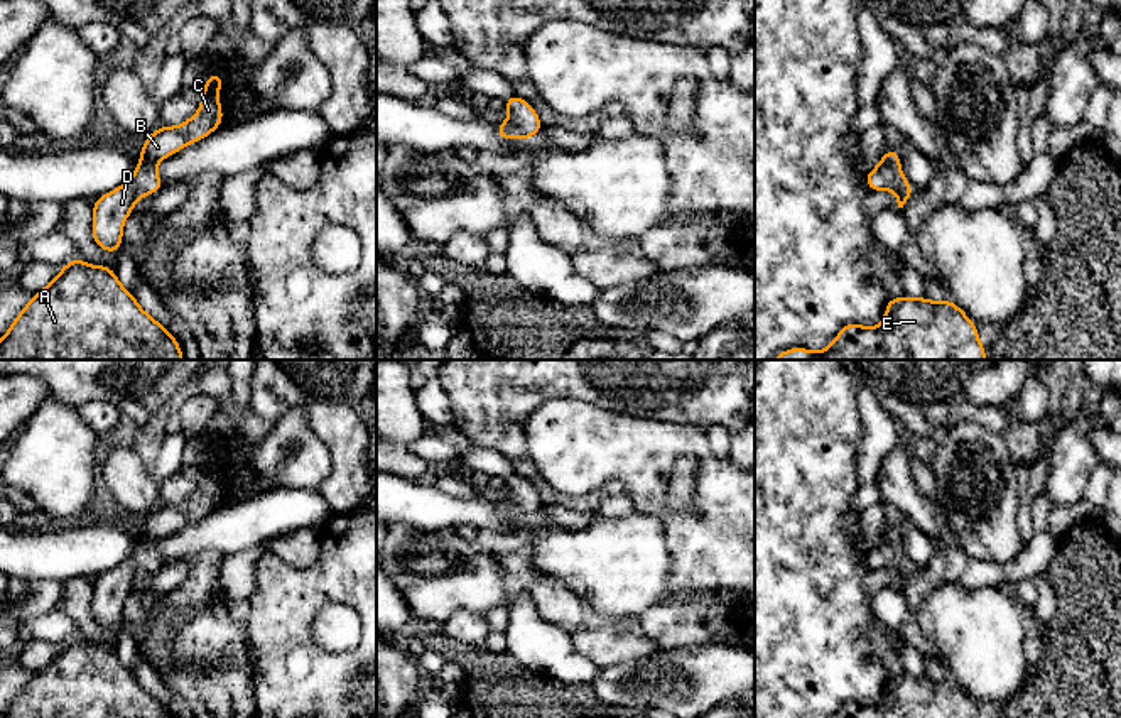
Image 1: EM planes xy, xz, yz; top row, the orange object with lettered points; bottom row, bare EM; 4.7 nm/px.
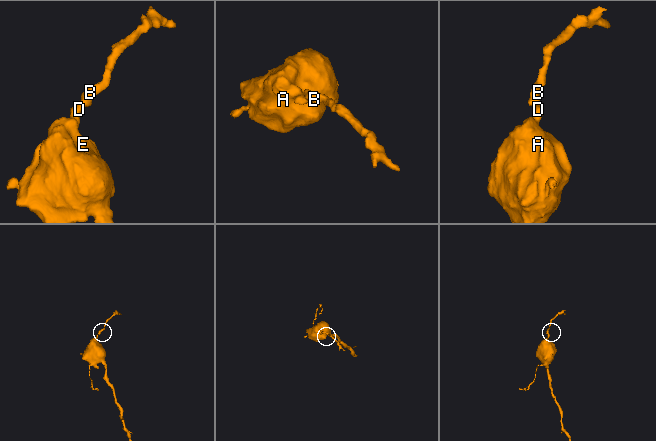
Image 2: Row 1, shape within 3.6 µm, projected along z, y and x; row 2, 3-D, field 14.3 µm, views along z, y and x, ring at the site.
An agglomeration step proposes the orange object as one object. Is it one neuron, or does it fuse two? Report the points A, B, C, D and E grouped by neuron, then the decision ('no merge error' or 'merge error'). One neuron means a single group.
A B C D E | no merge error

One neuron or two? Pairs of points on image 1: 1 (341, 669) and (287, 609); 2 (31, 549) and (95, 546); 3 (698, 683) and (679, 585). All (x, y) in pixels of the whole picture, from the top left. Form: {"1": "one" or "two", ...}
{"1": "one", "2": "one", "3": "two"}

